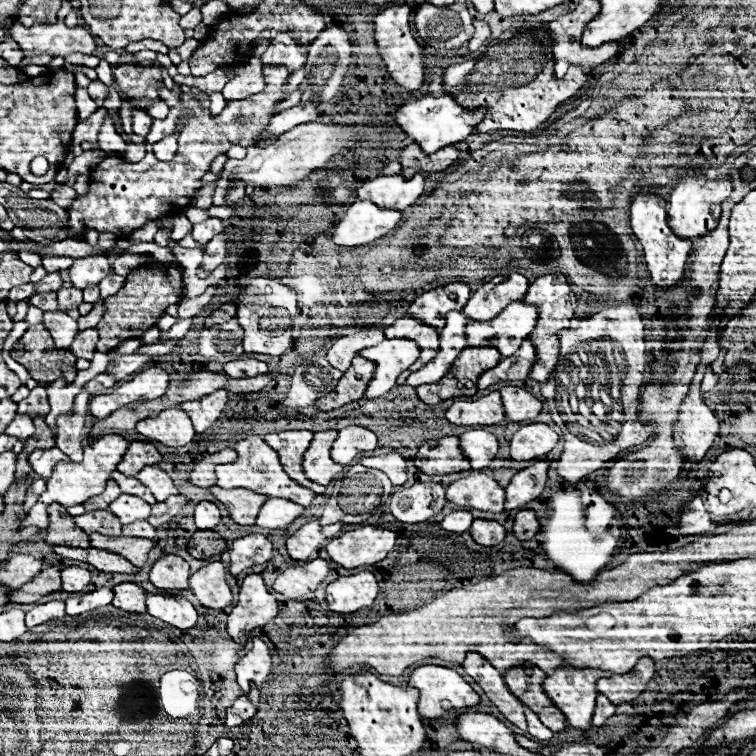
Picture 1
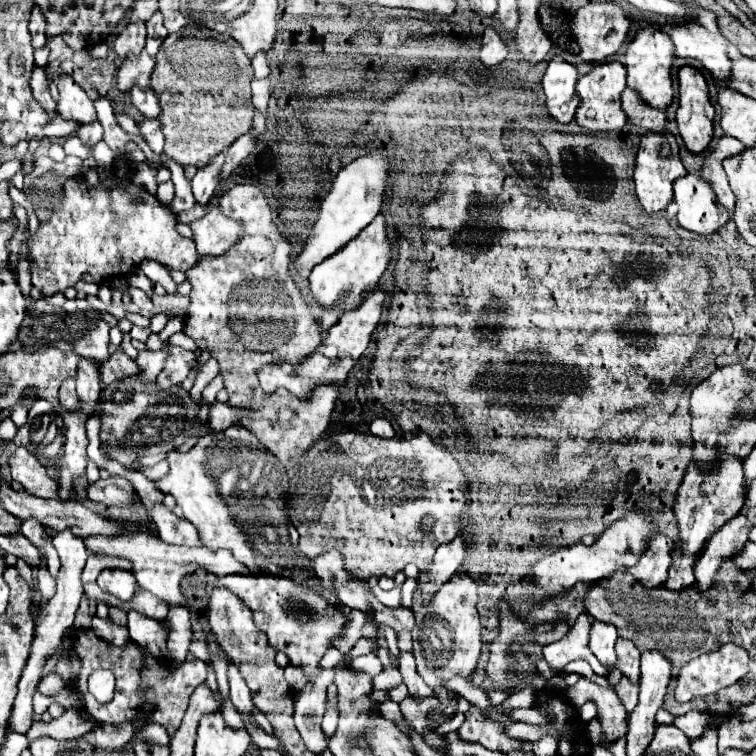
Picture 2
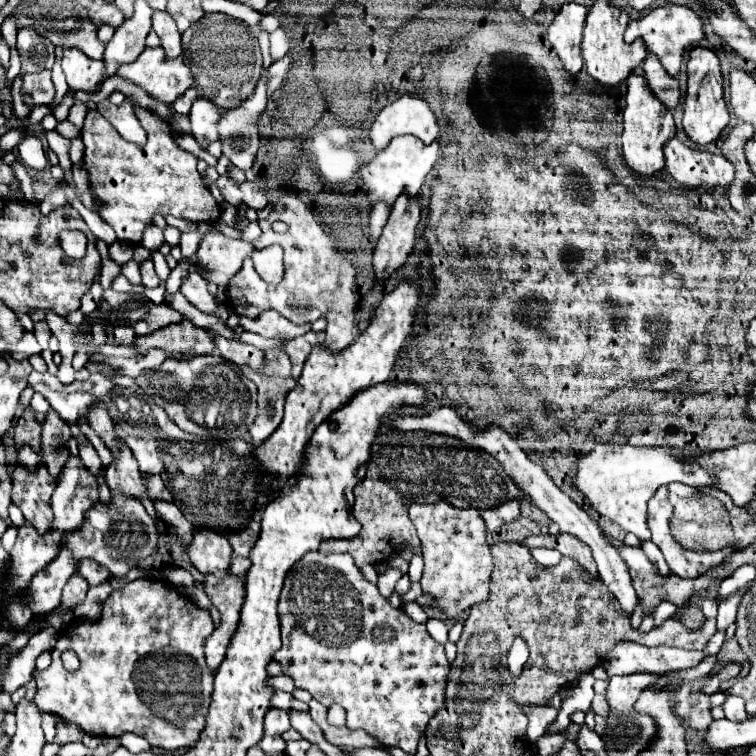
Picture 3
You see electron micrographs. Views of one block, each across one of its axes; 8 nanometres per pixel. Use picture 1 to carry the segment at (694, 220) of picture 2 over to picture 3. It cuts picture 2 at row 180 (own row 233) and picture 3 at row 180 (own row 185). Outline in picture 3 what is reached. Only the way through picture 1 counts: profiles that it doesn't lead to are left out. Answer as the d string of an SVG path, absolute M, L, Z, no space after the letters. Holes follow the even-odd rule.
M674 136L664 148L666 168L676 182L692 190L728 186L734 180L734 166L720 154L692 150Z

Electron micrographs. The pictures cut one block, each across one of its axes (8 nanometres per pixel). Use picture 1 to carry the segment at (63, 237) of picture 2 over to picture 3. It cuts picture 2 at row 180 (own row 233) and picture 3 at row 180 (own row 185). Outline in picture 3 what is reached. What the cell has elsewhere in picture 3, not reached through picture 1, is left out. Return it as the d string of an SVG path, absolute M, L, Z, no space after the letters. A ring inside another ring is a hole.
M138 108L136 116L148 132L148 142L142 148L130 148L130 144L106 124L106 118L98 110L88 110L84 120L84 164L90 174L90 186L96 200L102 202L102 220L114 228L120 242L138 242L144 226L152 222L154 214L172 214L196 224L216 222L220 218L220 204L204 186L196 170L198 158L178 146L170 124L156 112Z

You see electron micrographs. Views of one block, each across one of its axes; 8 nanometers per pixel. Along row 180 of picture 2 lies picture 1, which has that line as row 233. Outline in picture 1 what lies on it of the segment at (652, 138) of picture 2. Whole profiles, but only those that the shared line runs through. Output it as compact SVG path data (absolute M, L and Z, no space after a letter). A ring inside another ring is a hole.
M638 192L634 196L634 200L632 200L632 206L630 206L630 222L632 222L634 234L642 242L652 282L662 290L670 290L676 284L680 284L680 280L684 276L684 264L686 264L686 258L688 258L690 250L692 250L692 242L678 238L670 230L668 214L666 214L664 206L666 206L666 202L658 194L654 194L654 192Z

